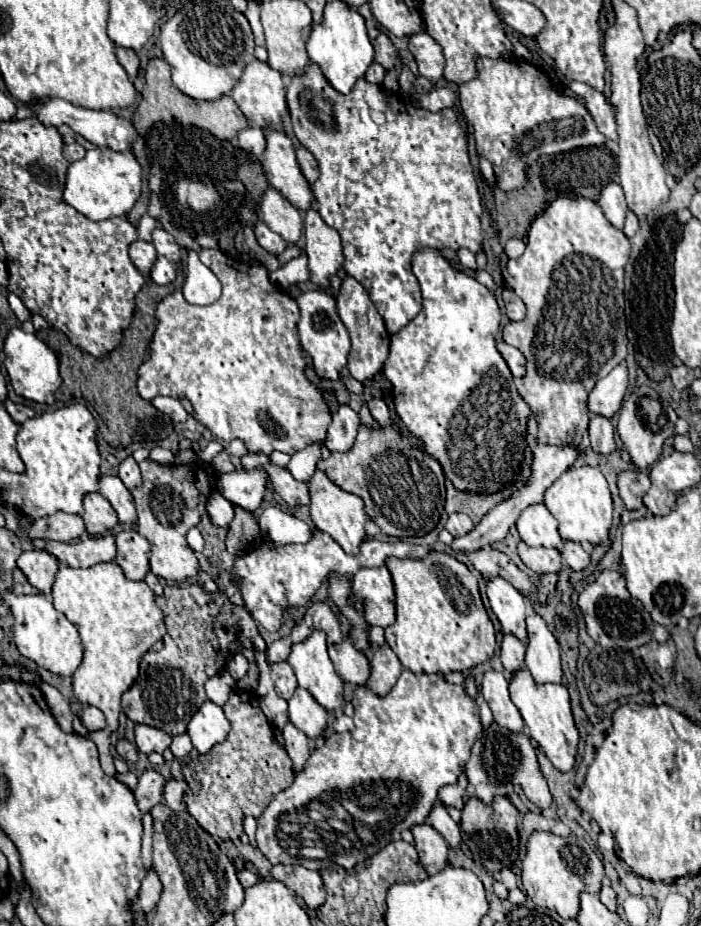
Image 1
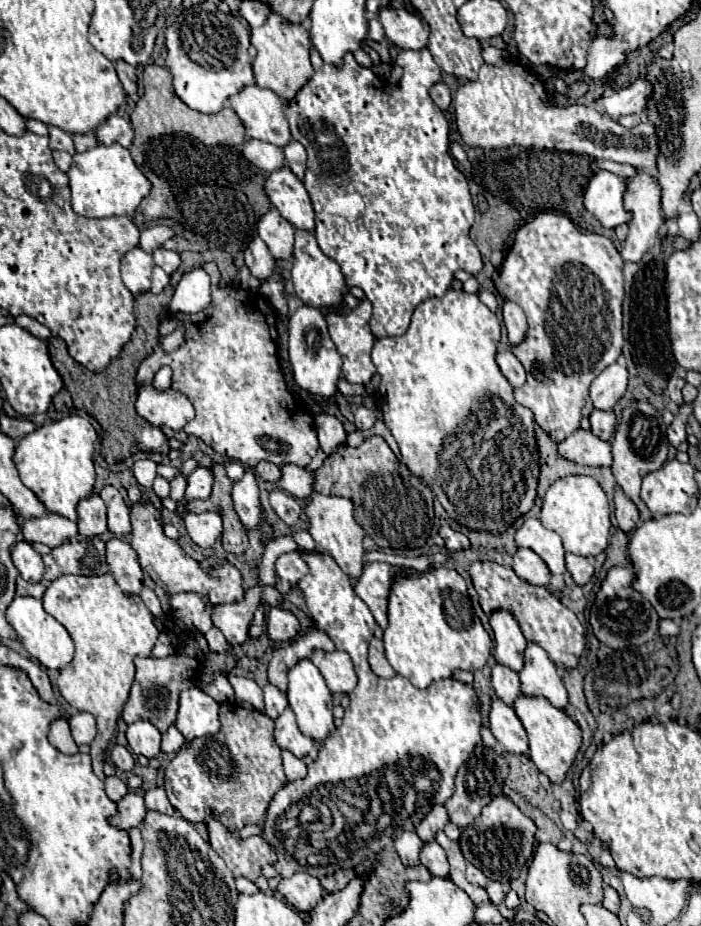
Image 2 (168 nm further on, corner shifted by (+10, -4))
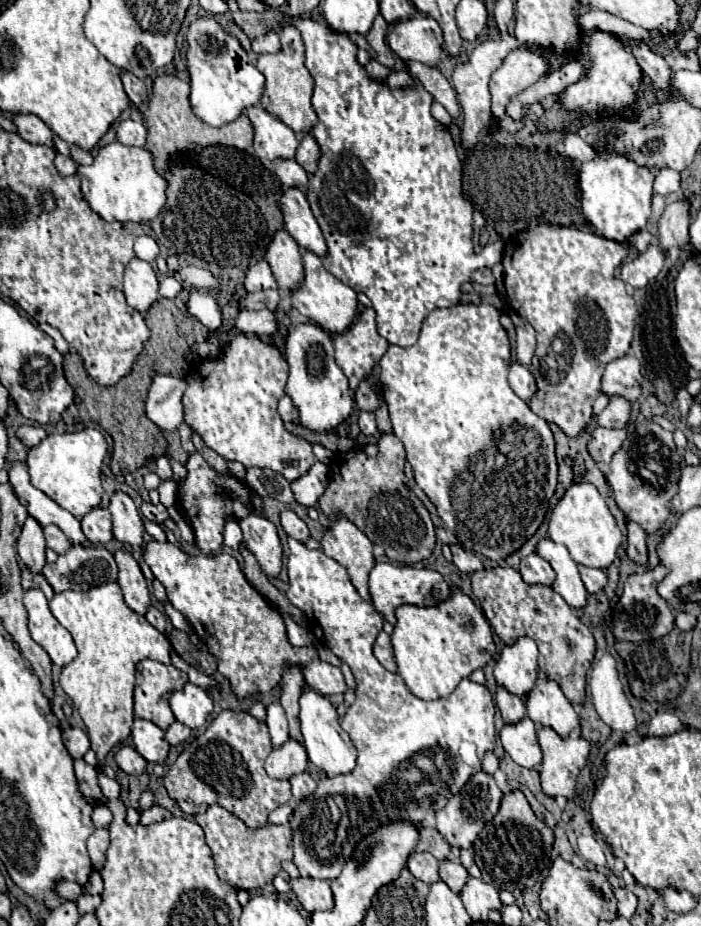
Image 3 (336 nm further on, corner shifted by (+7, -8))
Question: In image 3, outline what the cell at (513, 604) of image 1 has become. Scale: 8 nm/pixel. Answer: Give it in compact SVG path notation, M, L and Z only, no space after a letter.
M530 637L504 645L494 667L494 677L510 693L526 697L538 677L538 647Z

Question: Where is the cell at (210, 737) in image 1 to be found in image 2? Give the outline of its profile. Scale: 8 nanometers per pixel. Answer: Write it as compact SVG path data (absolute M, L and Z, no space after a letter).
M197 685L185 689L179 695L179 711L175 725L185 739L213 735L219 731L219 703L211 699Z

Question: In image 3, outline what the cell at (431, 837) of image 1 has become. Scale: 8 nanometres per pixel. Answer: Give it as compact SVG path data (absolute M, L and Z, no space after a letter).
M444 859L440 861L440 879L454 891L454 893L460 893L464 883L466 883L466 877L468 877L468 871L460 865L460 863L454 863L450 859Z

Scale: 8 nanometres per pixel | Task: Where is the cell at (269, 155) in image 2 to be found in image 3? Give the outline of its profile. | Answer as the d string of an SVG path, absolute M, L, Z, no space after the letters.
M272 159L270 167L284 187L306 187L308 183L306 171L294 159Z

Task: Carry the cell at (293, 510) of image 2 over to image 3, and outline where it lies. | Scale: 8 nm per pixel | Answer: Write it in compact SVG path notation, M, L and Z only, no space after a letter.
M284 509L284 511L280 513L280 523L282 523L284 531L286 531L290 537L294 537L294 539L298 539L298 541L302 541L302 543L310 537L306 523L304 523L292 509Z

